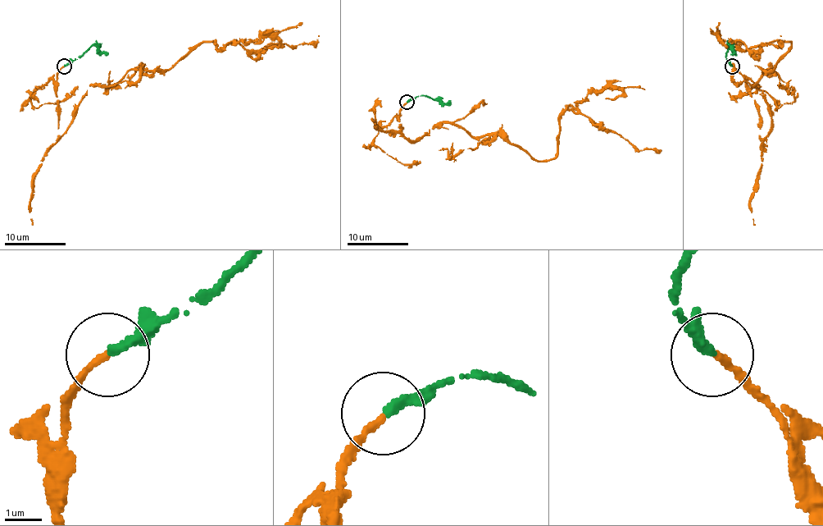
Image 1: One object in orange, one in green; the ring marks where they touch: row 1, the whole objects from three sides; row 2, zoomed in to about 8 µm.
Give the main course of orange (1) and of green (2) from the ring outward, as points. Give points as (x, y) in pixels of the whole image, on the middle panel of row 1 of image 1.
1: (406, 102), (399, 126), (410, 140), (456, 124), (551, 160), (566, 110), (661, 151)
2: (406, 102), (418, 96), (439, 99), (443, 103), (452, 102)

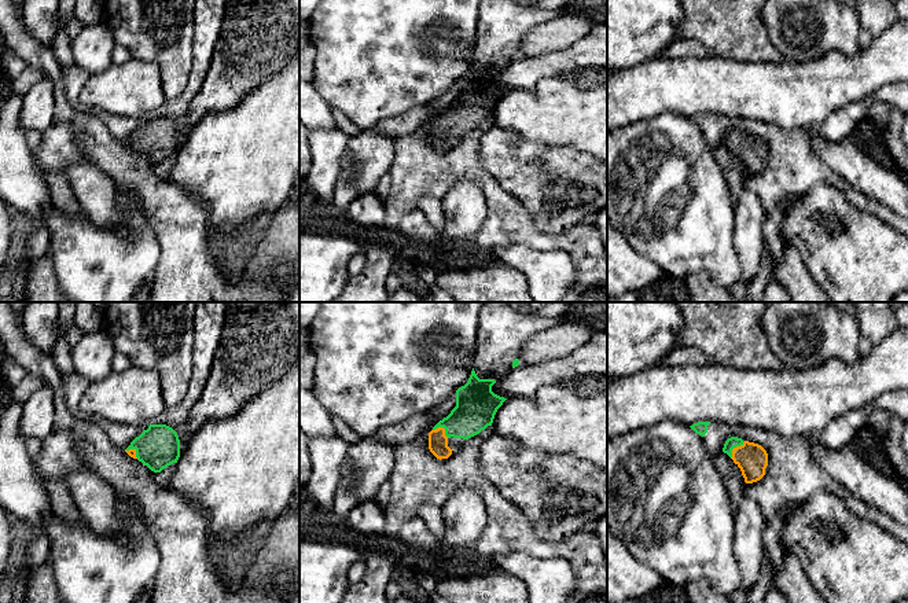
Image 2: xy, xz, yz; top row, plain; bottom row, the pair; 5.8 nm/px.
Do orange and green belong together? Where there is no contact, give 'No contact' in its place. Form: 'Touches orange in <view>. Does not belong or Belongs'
Touches orange in yz. Belongs

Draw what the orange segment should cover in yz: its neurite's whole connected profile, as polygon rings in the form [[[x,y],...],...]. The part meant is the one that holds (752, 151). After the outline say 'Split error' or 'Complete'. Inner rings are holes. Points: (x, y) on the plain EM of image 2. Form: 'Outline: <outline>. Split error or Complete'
Outline: [[[731,129],[725,133],[723,144],[740,161],[746,176],[757,174],[765,168],[768,146],[761,137]]]. Split error

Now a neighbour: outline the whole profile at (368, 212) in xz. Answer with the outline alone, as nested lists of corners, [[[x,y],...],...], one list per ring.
[[[368,192],[359,199],[354,199],[348,206],[348,220],[367,229],[383,227],[386,223],[385,202],[374,192]]]

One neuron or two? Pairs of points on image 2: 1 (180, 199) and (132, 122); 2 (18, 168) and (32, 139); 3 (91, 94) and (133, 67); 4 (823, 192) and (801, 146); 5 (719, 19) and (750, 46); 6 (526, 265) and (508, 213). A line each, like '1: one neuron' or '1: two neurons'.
1: two neurons
2: two neurons
3: one neuron
4: two neurons
5: one neuron
6: two neurons

